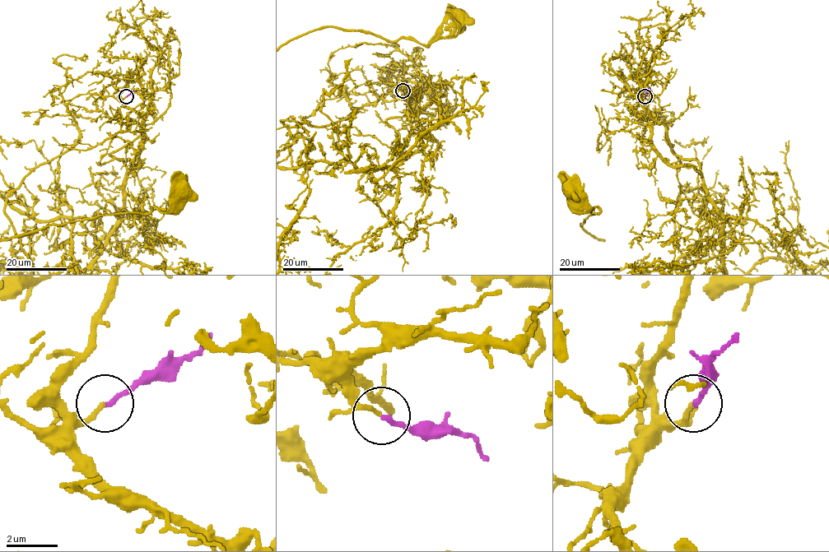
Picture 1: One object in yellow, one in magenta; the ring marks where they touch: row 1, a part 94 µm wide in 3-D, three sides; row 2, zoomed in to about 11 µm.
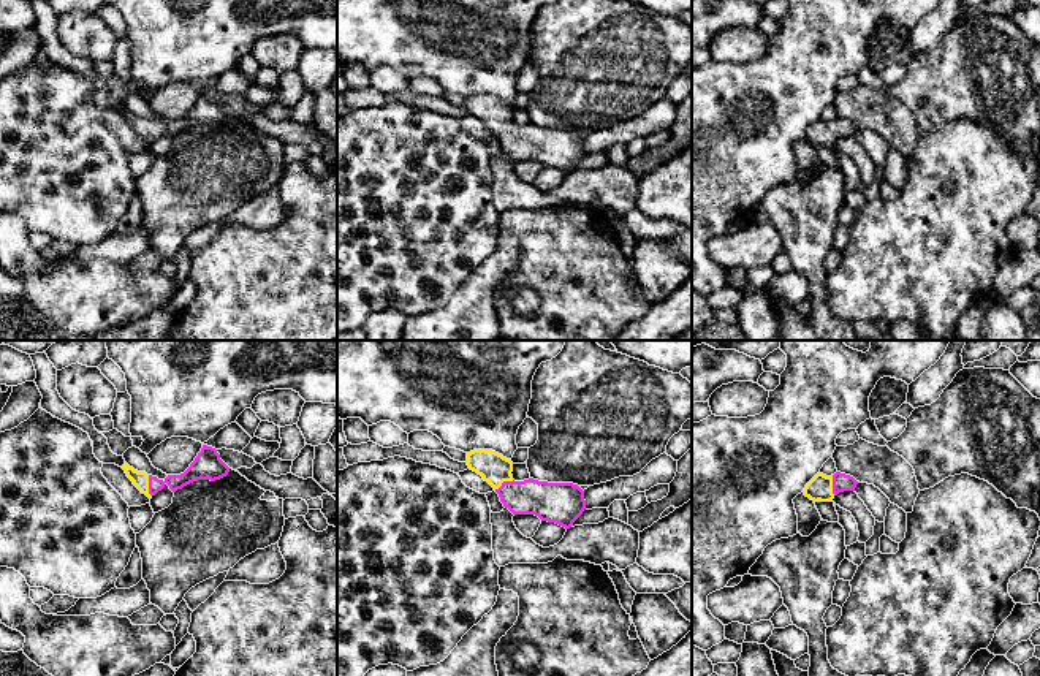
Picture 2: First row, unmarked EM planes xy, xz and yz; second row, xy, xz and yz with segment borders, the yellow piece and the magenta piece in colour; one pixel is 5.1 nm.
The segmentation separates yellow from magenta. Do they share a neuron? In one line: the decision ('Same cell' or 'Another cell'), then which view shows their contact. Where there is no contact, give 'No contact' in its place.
Same cell. Touches yellow in xy

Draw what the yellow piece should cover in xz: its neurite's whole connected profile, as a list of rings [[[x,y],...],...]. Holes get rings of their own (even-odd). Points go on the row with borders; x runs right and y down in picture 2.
[[[492,450],[467,453],[467,465],[488,481],[513,515],[535,515],[570,529],[586,510],[584,491],[573,483],[513,480],[513,462]]]

